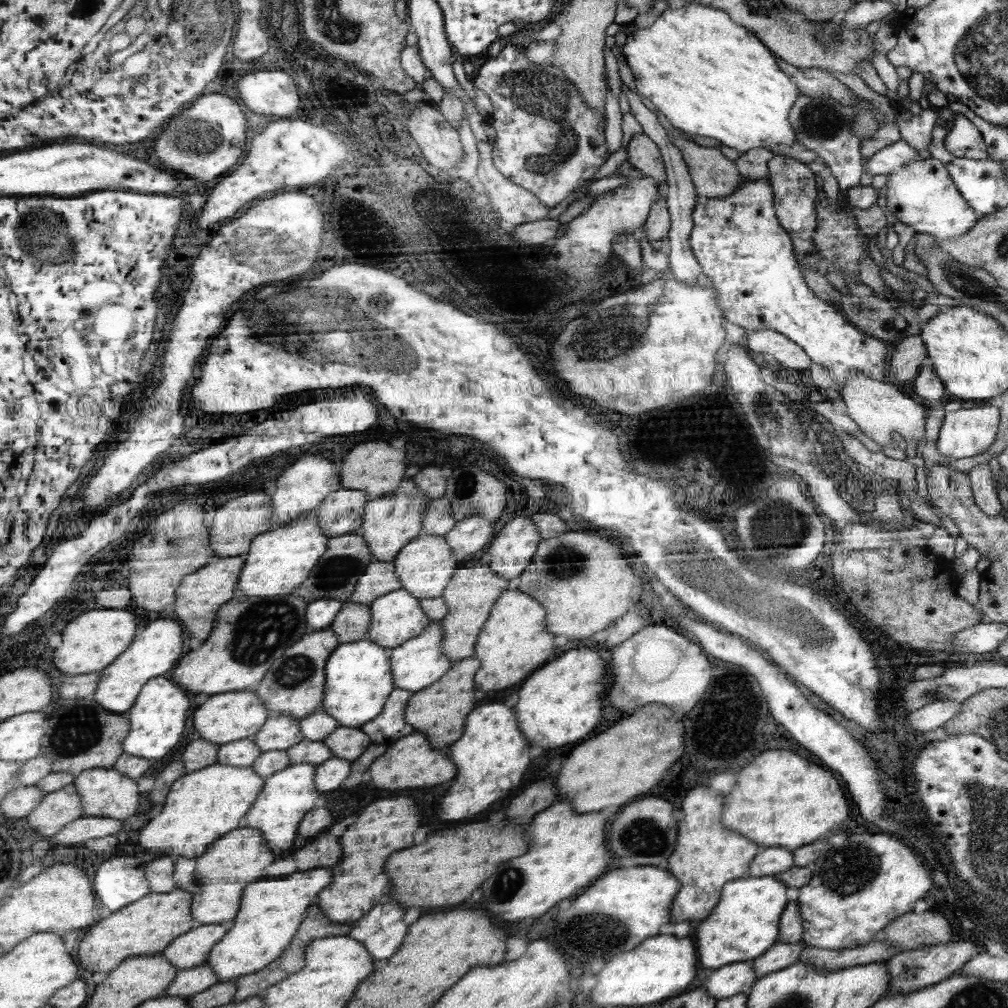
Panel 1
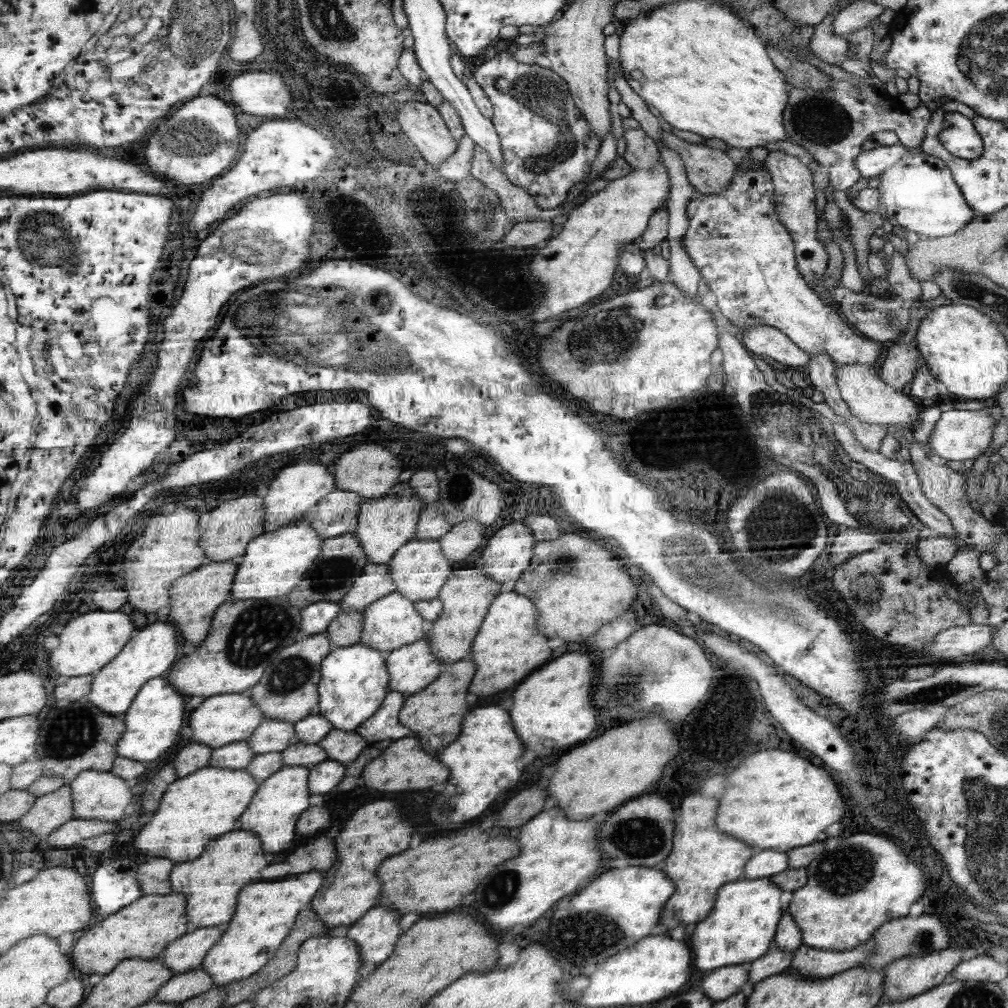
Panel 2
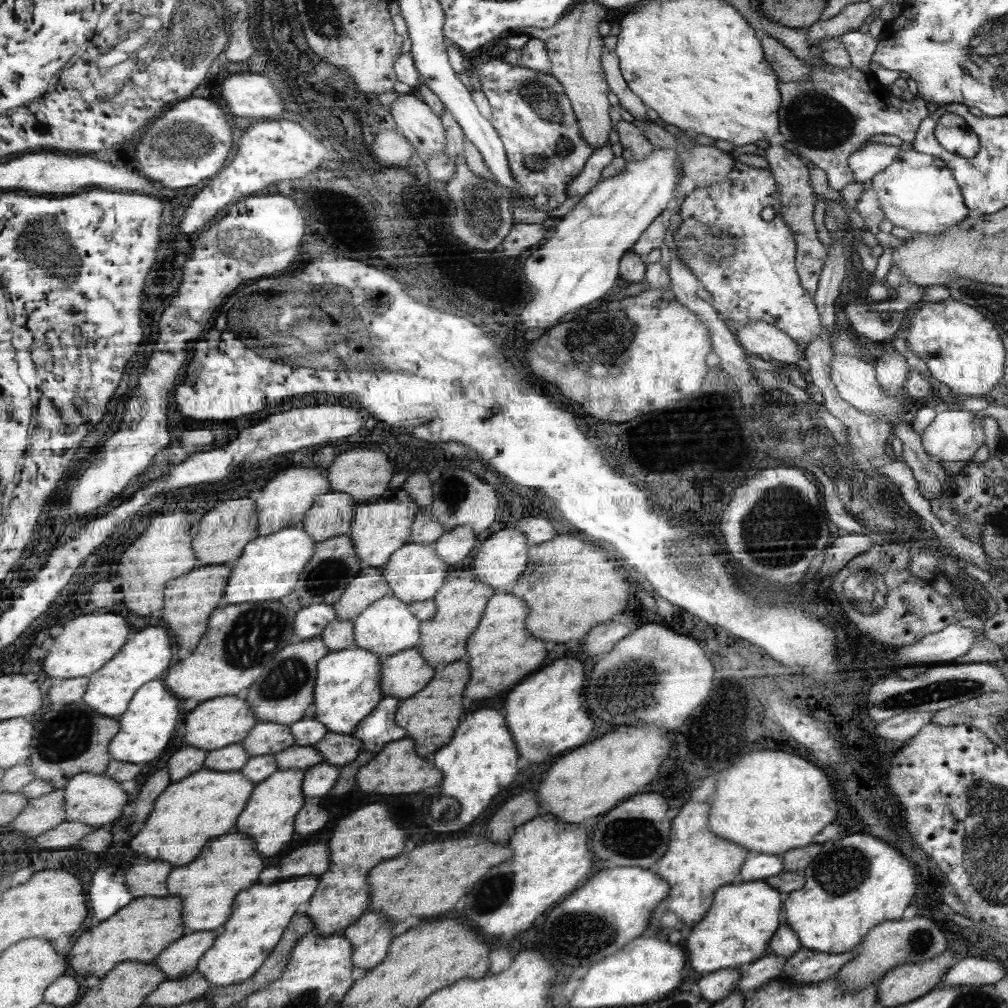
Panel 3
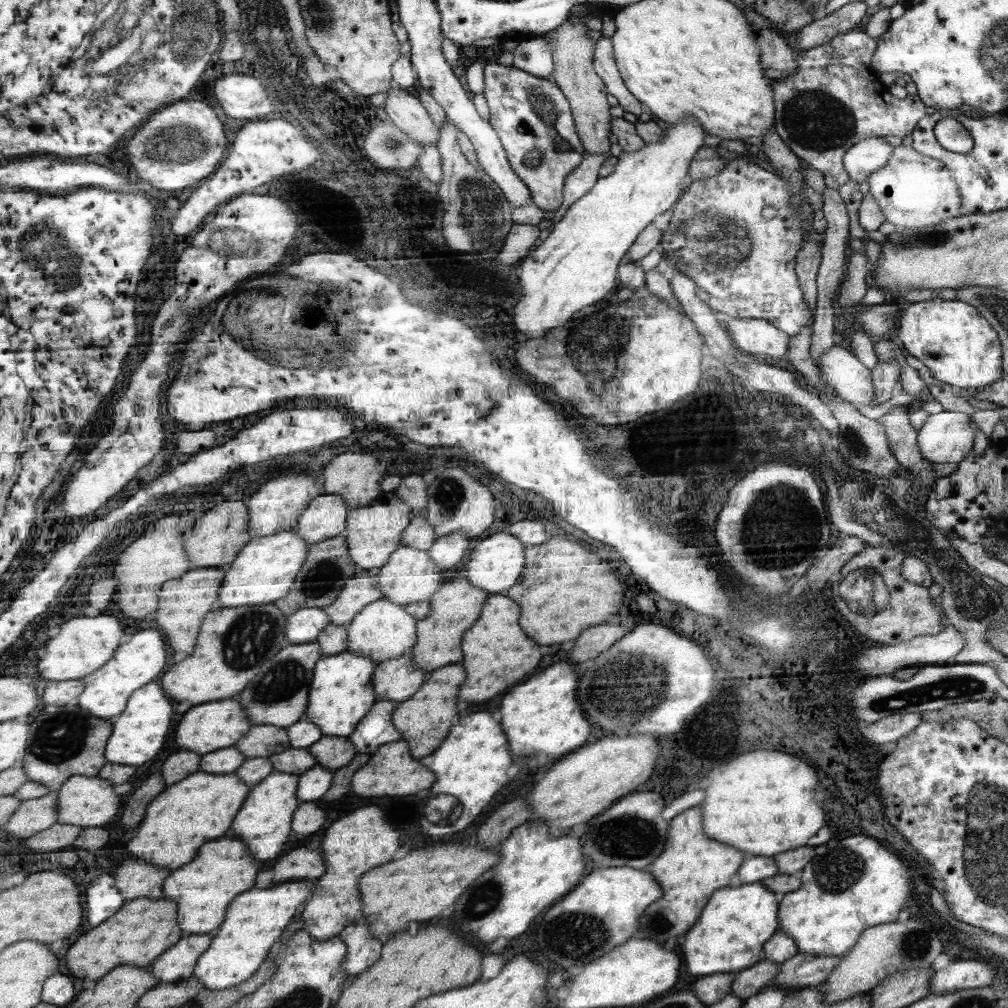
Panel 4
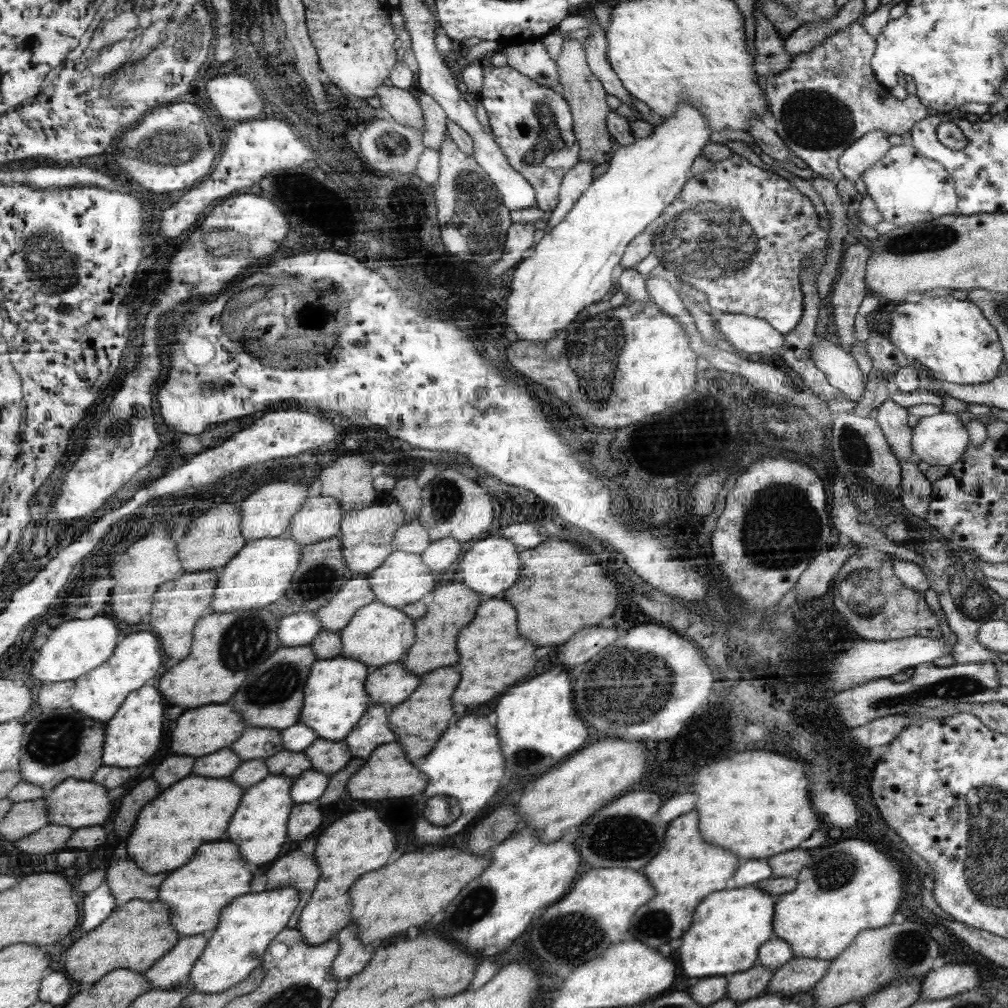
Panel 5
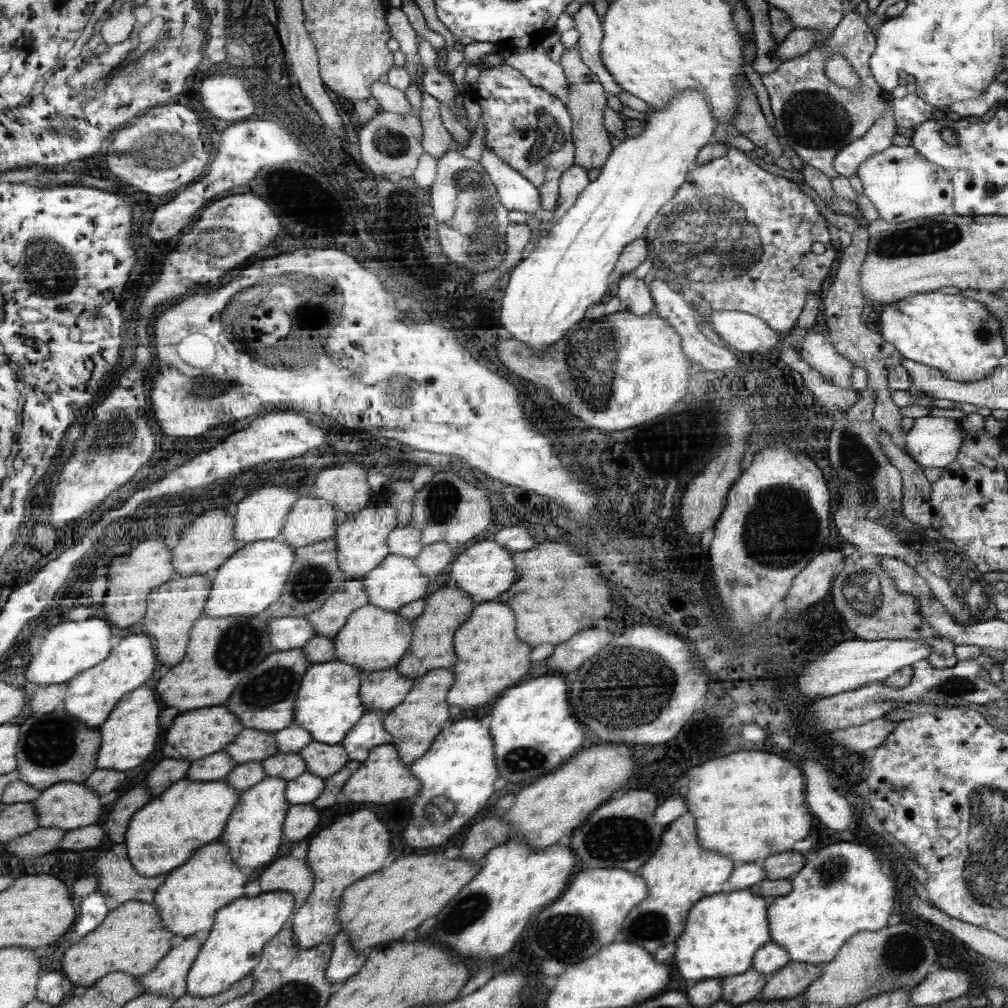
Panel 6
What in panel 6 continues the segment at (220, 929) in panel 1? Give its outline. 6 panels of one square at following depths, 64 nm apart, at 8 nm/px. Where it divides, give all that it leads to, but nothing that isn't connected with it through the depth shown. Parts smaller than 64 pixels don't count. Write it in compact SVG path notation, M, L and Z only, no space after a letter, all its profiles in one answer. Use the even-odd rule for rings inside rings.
M186 937L162 958L150 973L140 977L146 994L160 994L168 998L180 998L188 992L189 970L201 954L203 937Z

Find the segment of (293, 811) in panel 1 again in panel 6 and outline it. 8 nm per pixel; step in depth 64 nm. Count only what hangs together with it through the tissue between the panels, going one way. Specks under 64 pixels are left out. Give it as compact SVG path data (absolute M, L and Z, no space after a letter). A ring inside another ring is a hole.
M267 776L241 793L240 800L220 838L224 846L230 846L230 850L234 850L234 858L238 858L238 866L244 869L256 868L276 860L276 854L282 842L282 823L290 807L286 796L287 788L286 779Z

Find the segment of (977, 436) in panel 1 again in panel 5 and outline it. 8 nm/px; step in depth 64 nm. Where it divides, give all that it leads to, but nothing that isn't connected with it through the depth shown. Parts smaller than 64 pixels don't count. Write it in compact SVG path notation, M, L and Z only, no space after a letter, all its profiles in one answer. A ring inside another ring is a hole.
M942 410L938 414L920 417L918 425L912 428L911 451L916 454L923 467L926 465L950 466L958 462L969 444L970 432L966 430L966 424L962 423L956 413Z

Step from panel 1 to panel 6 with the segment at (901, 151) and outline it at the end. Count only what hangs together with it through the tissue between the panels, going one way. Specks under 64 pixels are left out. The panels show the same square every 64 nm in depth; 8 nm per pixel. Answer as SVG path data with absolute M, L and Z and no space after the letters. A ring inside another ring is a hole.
M886 111L865 137L854 140L837 155L835 167L838 174L848 178L854 176L860 169L860 163L892 146L892 140L896 134L893 111Z

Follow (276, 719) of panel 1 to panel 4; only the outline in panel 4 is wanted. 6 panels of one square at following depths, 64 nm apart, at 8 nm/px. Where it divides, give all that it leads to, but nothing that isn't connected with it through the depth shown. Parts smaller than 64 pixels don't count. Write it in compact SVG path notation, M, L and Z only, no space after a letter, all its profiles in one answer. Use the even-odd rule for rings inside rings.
M258 724L237 742L236 748L248 758L271 757L291 746L289 732L280 726Z

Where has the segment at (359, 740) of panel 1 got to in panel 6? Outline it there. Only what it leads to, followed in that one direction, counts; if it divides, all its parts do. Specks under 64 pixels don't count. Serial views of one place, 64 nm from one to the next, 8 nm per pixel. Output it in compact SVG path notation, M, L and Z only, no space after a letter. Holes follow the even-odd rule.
M316 740L310 742L299 754L306 760L309 771L324 779L336 774L349 761L349 754L342 744L332 745Z

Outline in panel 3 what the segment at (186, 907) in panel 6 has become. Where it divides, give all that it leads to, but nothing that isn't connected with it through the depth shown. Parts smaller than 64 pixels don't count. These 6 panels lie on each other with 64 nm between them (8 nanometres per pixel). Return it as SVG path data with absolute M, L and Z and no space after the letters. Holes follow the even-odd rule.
M226 834L216 838L188 866L176 866L169 875L170 895L178 896L186 902L183 919L189 932L216 931L229 922L238 892L256 884L258 874L264 870L264 860L260 858L257 843L248 834Z

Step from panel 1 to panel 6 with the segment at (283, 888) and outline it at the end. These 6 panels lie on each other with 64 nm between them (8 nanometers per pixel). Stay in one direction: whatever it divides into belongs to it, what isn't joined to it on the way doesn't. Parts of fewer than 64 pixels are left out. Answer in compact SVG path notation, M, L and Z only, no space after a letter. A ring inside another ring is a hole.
M276 891L261 892L252 898L246 896L246 898L239 898L229 905L223 906L217 913L216 922L210 929L210 934L203 937L200 956L189 970L188 992L204 998L216 996L249 976L260 964L266 944L281 932L284 924L288 922L288 918L294 914L294 904L294 894Z

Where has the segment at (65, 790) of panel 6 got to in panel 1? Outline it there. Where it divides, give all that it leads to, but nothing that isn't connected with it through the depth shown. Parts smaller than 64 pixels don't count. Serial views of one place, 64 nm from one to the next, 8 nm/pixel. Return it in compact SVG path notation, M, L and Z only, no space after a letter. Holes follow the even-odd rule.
M116 768L85 770L74 779L73 785L80 792L84 817L92 816L123 821L134 816L134 812L140 804L140 792L136 788L136 782L129 775L122 774Z

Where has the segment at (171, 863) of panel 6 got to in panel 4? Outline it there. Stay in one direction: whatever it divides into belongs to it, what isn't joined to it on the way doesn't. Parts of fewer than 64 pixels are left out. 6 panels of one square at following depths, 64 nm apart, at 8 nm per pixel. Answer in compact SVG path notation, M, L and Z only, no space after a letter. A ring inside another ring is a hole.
M198 771L185 780L186 782L178 782L178 786L168 786L146 810L144 819L137 826L138 833L126 844L134 859L152 866L169 868L171 872L184 864L190 864L204 842L216 840L232 828L252 787L234 772L213 775Z

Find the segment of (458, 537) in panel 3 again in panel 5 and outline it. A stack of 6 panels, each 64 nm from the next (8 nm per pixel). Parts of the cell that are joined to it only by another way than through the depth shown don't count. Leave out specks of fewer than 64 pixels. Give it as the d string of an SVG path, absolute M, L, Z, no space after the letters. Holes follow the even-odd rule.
M442 538L431 541L421 558L432 574L438 574L453 570L454 562L458 562L460 554L462 554L462 542L458 542L456 538Z

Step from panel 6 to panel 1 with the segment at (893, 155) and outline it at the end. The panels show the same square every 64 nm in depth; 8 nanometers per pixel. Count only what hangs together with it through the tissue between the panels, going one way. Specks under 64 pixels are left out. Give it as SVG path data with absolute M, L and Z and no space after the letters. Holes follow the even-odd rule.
M919 157L890 173L883 192L884 208L899 222L912 226L916 233L930 234L940 242L966 234L980 217L954 185L945 163L932 157Z

